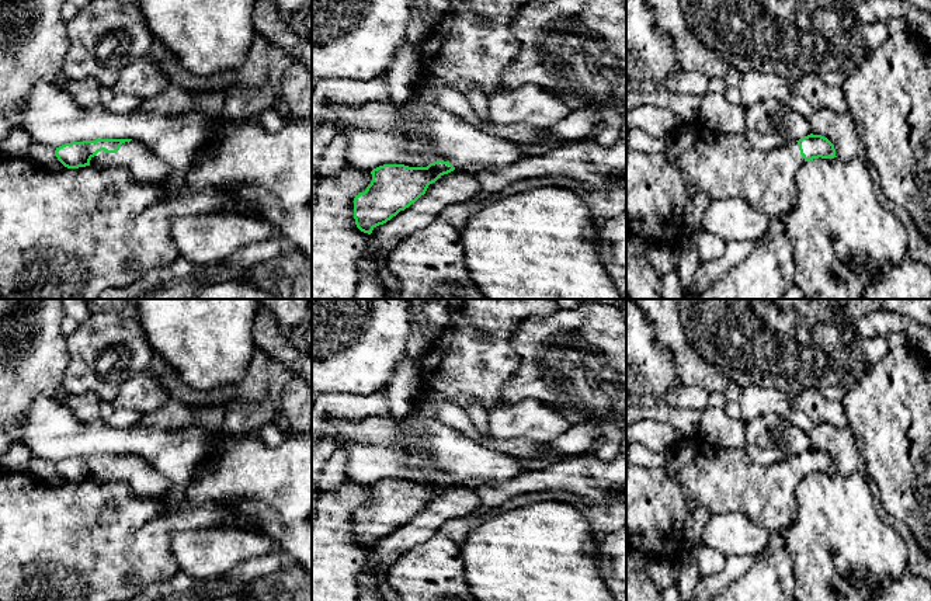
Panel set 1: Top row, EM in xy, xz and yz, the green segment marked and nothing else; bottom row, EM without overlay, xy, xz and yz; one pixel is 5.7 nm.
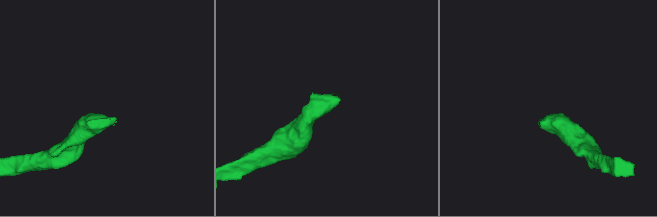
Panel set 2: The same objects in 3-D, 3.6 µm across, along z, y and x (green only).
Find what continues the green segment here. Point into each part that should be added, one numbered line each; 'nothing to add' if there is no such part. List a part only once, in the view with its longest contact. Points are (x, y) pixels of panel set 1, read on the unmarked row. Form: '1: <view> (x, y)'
1: xy (134, 472)

